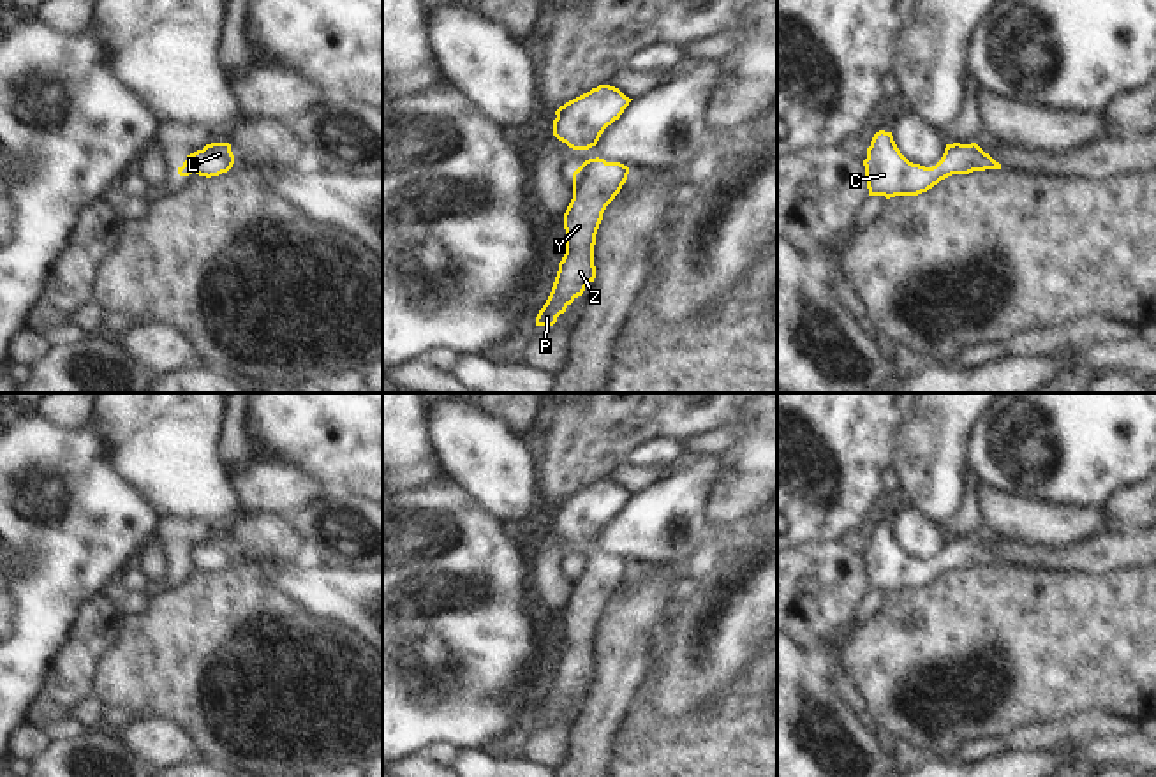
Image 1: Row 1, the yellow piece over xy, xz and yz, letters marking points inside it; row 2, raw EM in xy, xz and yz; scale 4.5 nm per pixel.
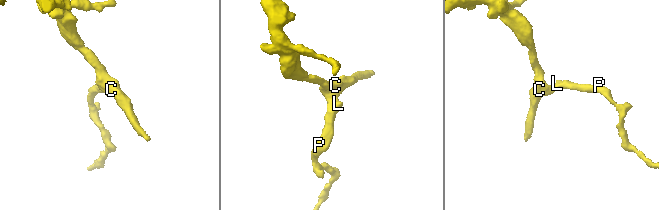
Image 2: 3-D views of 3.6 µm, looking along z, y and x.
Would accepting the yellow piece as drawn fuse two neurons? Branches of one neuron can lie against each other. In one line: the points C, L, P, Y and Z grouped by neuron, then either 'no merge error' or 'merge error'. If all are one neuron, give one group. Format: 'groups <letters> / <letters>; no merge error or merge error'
groups C L P Y Z; no merge error

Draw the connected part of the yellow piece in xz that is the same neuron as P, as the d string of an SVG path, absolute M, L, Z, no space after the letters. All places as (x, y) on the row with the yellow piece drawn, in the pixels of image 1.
M589 159L573 173L573 199L564 213L566 254L552 292L536 317L536 326L553 326L557 317L596 278L594 245L606 206L626 183L629 167L604 159Z

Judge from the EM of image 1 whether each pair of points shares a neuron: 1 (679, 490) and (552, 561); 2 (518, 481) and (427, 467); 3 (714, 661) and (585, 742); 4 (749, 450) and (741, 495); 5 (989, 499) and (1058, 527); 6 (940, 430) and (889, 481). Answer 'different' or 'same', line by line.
1: different
2: different
3: different
4: same
5: same
6: different

